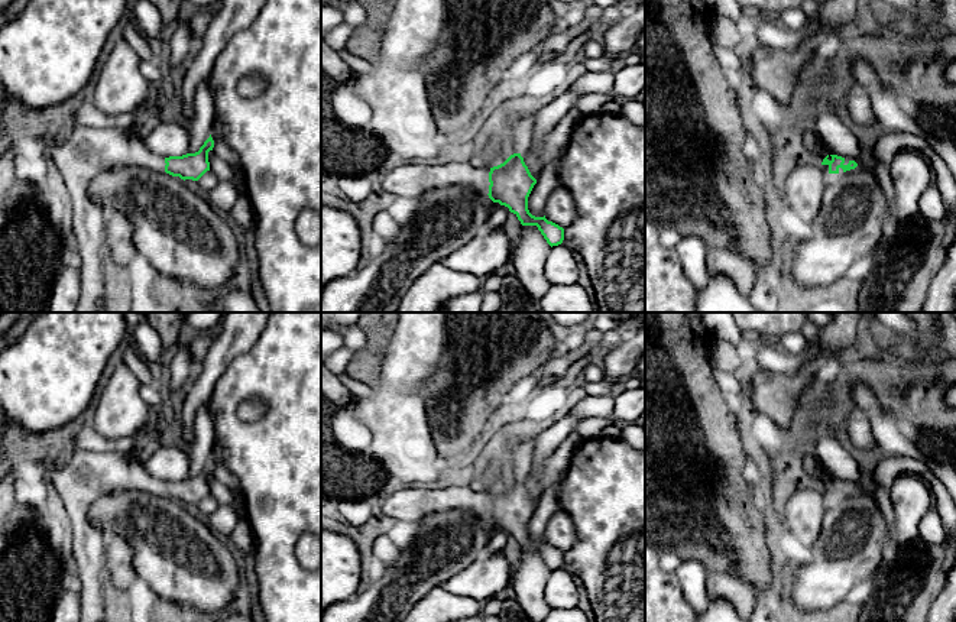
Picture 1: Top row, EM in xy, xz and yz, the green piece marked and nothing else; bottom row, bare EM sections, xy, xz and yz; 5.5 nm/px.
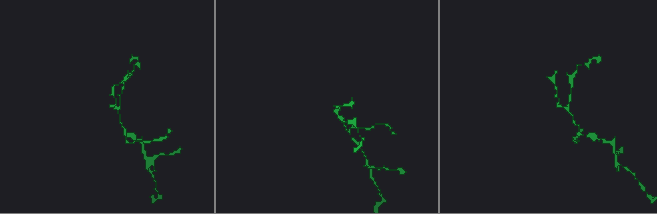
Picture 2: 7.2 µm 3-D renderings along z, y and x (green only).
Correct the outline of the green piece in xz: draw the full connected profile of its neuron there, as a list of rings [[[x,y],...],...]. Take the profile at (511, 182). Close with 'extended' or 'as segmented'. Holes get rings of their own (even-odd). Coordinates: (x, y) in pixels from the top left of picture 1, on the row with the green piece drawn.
[[[521,153],[511,155],[503,163],[490,169],[473,166],[466,159],[454,159],[443,165],[398,165],[385,171],[382,189],[396,198],[419,198],[425,191],[461,185],[487,195],[513,213],[522,226],[537,226],[547,243],[558,246],[564,240],[564,229],[528,210],[528,197],[537,184]]] | extended

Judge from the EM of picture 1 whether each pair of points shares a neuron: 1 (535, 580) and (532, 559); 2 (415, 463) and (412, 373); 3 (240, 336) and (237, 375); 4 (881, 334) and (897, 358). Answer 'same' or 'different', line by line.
1: same
2: same
3: different
4: different

